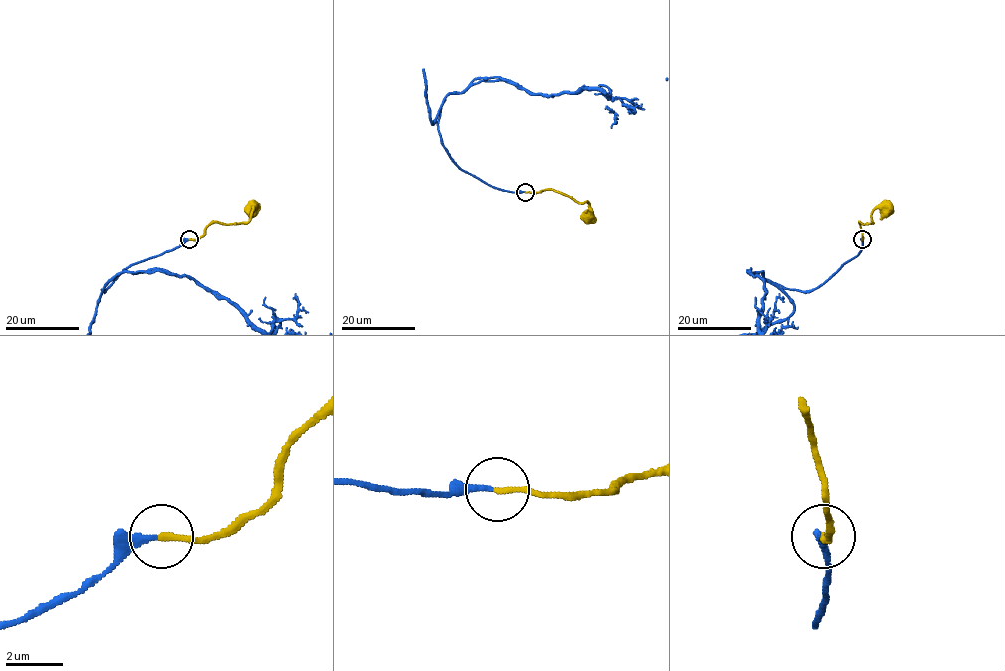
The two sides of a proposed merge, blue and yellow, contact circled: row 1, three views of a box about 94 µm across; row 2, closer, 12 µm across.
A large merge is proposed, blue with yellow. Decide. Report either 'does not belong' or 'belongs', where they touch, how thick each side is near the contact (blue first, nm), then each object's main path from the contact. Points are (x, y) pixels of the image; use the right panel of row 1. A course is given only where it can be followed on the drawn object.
belongs; at (862, 239); 200 nm thick on the blue side, 190 nm on the other; blue runs (861, 239), (858, 254), (822, 284), (783, 288), (793, 305), (785, 319); yellow runs (861, 239), (860, 222), (872, 222), (872, 212), (875, 208), (885, 209)

